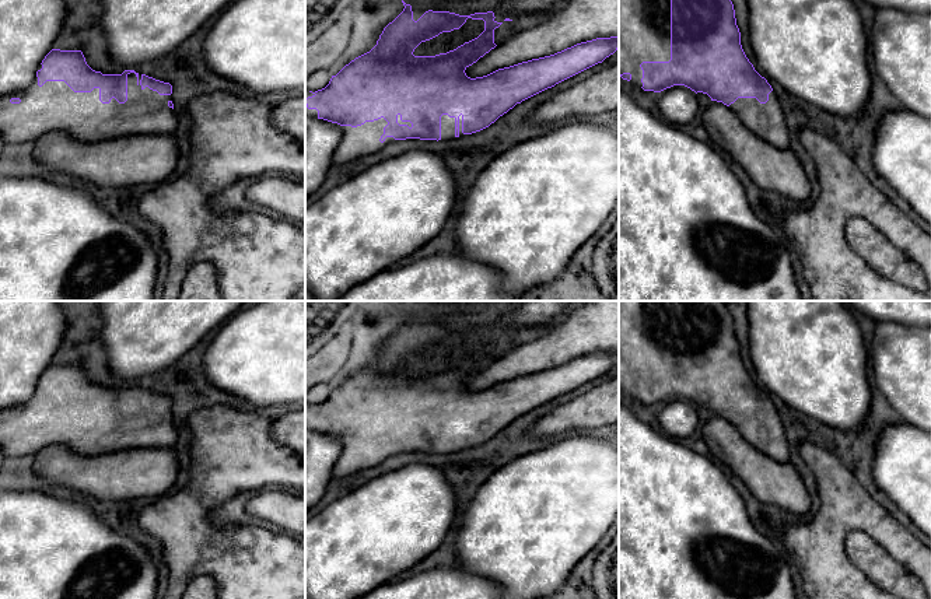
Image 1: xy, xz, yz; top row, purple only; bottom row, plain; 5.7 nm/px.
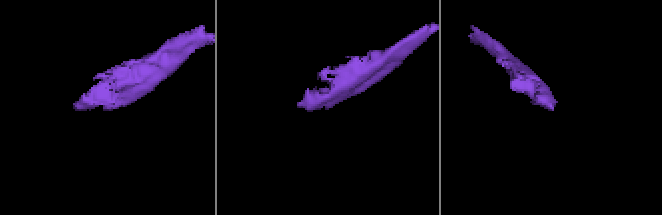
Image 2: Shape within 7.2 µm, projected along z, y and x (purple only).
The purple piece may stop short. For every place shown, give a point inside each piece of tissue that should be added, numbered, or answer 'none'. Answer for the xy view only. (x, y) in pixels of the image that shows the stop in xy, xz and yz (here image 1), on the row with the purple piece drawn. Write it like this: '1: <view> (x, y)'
1: xy (52, 107)

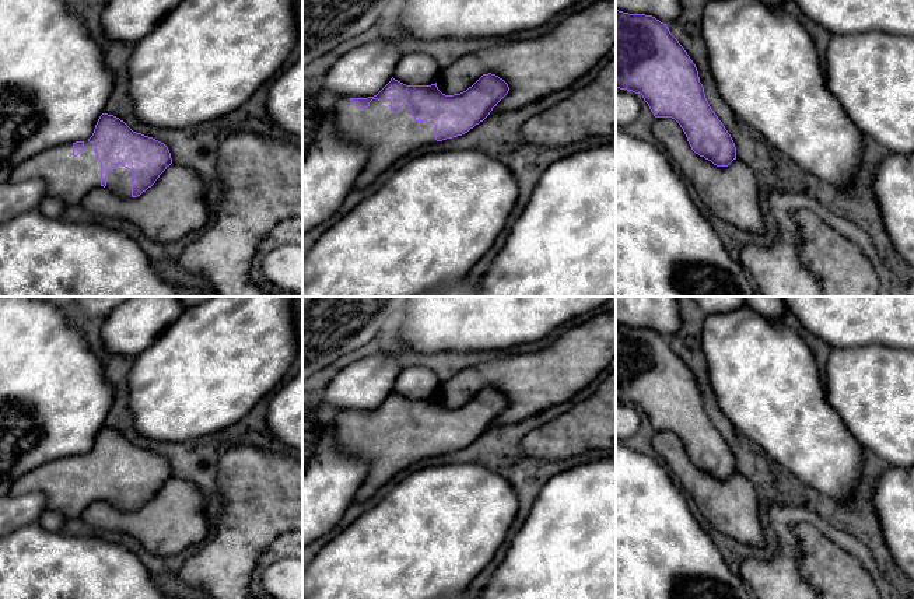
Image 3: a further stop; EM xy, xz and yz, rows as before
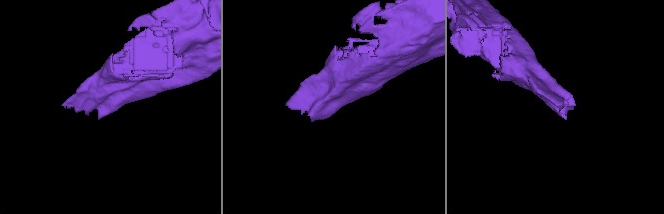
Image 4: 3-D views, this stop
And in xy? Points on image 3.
1: xy (119, 181)

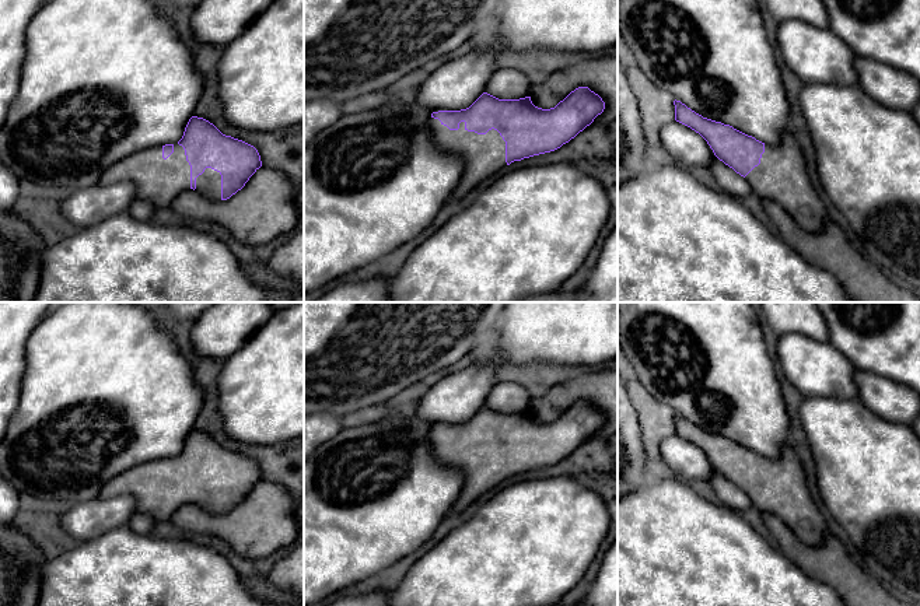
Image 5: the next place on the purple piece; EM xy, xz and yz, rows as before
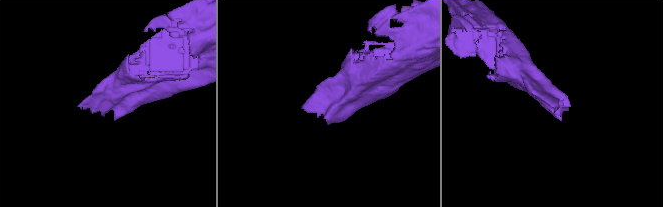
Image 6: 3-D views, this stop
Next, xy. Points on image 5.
1: xy (209, 184)

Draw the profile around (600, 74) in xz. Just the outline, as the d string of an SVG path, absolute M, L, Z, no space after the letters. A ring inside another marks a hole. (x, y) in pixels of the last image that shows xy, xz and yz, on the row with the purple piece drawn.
M618 55L573 63L532 87L529 97L535 106L550 109L578 87L588 87L605 102L604 112L591 125L618 119Z

